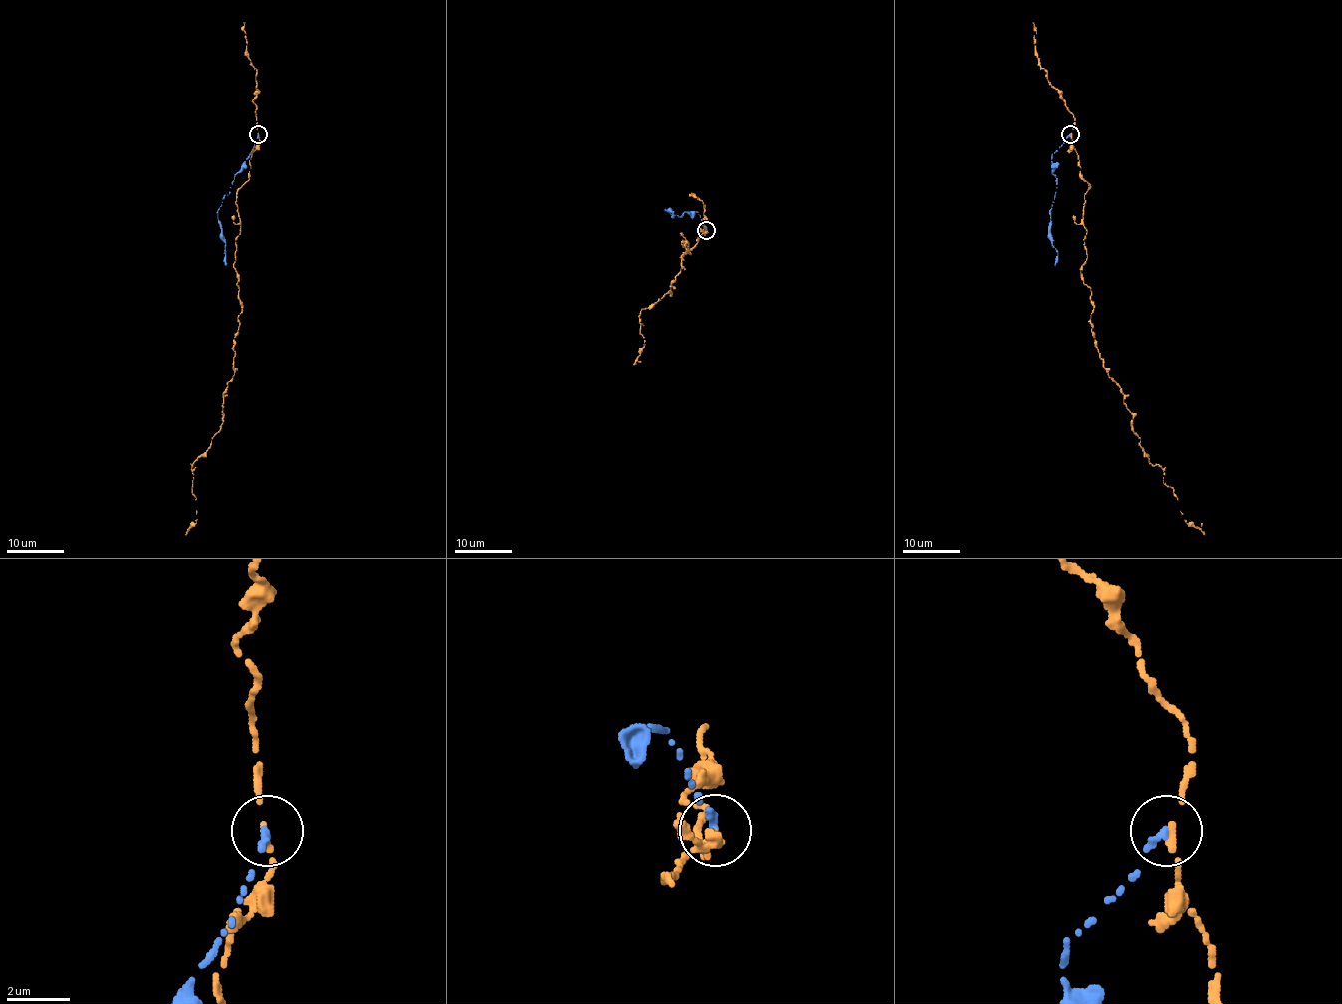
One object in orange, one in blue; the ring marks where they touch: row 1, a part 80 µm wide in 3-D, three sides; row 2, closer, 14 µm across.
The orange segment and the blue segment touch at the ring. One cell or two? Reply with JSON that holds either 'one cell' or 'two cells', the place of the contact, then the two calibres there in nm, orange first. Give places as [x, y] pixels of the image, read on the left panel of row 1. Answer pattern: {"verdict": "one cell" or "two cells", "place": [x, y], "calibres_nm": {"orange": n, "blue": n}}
{"verdict": "two cells", "place": [258, 134], "calibres_nm": {"orange": 180, "blue": 240}}

